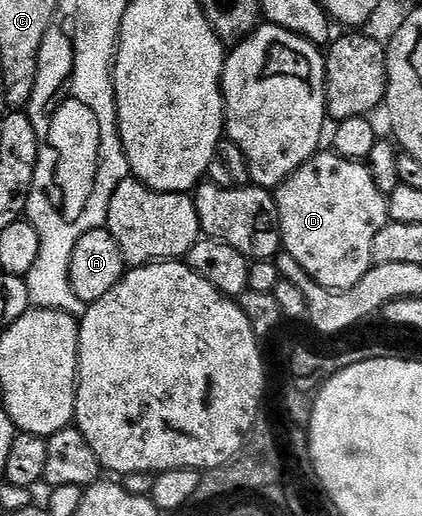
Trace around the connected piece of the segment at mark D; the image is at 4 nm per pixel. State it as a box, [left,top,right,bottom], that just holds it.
[274,150,390,292]

